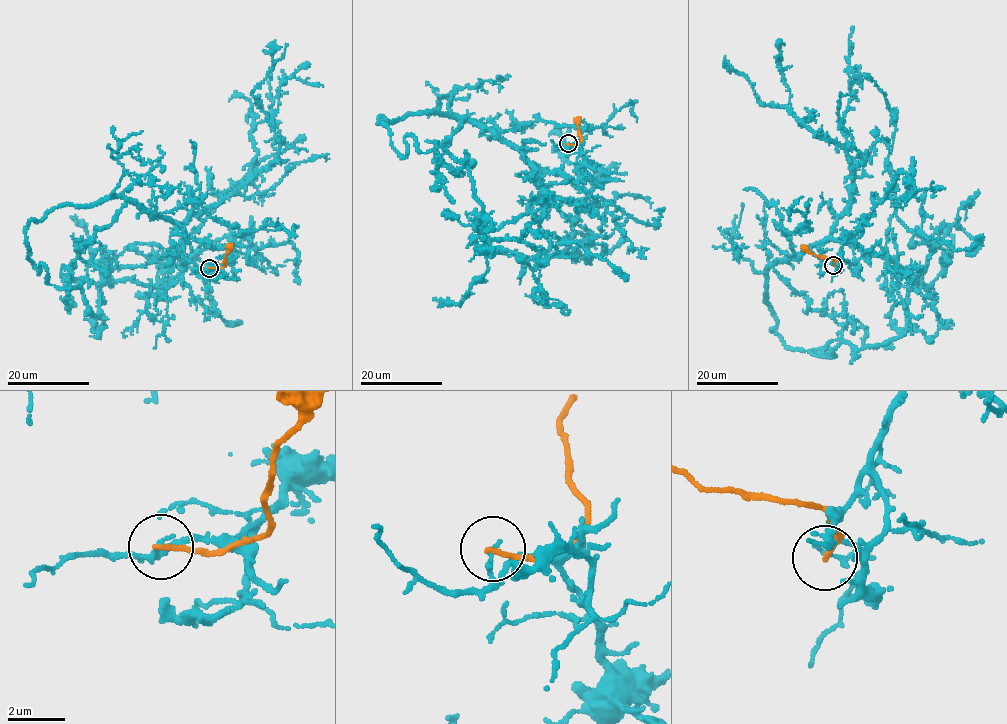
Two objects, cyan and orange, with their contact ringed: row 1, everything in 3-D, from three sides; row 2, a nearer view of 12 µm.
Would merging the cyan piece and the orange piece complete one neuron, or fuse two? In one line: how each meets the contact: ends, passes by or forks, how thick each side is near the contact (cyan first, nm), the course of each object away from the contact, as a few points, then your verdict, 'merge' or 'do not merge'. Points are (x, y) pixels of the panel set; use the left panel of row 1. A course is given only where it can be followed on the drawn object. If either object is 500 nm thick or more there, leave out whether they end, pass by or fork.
cyan ends there; orange ends there; 200 nm thick on the cyan side, 180 nm on the other; cyan runs (210, 268), (230, 251), (122, 198), (27, 227), (95, 317), (102, 282), (177, 274), (304, 134); orange runs (210, 268), (224, 266), (231, 244); do not merge

